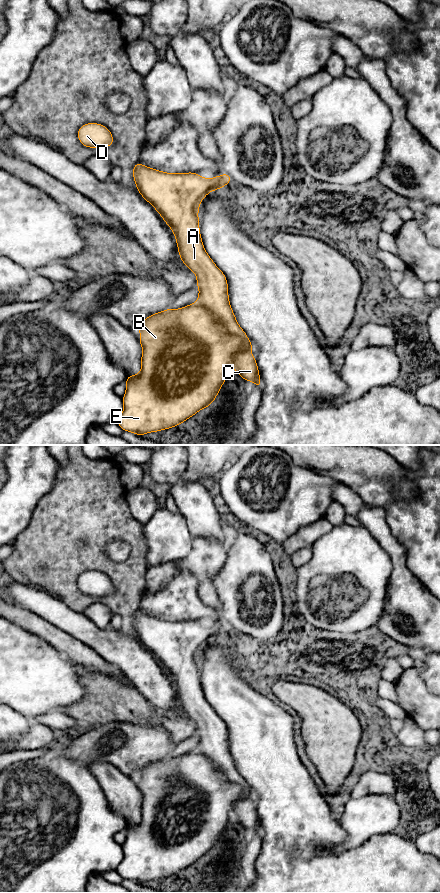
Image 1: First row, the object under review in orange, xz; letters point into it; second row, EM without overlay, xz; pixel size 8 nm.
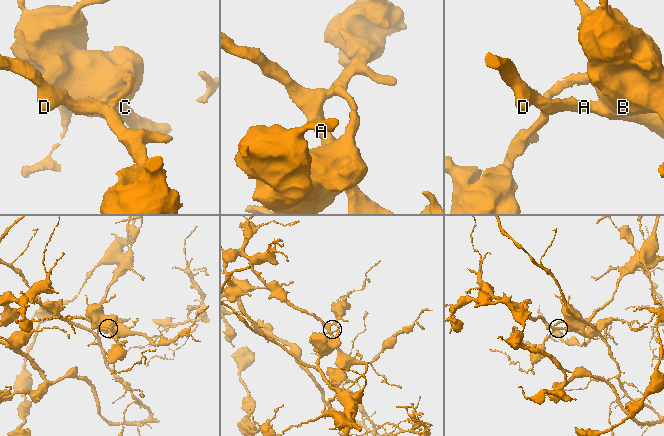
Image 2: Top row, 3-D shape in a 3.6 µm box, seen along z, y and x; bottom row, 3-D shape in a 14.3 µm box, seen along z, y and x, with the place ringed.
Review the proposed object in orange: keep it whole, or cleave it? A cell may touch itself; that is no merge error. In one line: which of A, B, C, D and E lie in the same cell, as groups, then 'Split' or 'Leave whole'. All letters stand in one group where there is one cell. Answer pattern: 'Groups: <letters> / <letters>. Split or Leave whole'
Groups: A C D / B E. Split

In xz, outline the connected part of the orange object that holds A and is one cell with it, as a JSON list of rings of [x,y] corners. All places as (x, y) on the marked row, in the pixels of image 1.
[[[137,162],[133,167],[133,179],[140,195],[150,203],[160,214],[165,223],[171,228],[177,243],[181,261],[195,273],[196,285],[199,288],[197,304],[207,309],[216,322],[223,325],[226,330],[244,340],[242,348],[234,357],[233,366],[243,379],[255,383],[255,388],[261,388],[262,381],[259,375],[257,360],[253,357],[251,349],[254,347],[245,331],[238,324],[231,308],[228,295],[228,282],[225,274],[216,266],[207,254],[199,228],[199,206],[205,196],[218,189],[222,189],[219,176],[207,179],[196,172],[168,173],[147,167]]]

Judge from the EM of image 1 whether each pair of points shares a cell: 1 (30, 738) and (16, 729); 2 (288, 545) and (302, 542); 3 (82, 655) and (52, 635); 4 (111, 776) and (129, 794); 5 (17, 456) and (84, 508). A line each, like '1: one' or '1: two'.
1: two
2: one
3: one
4: one
5: two

